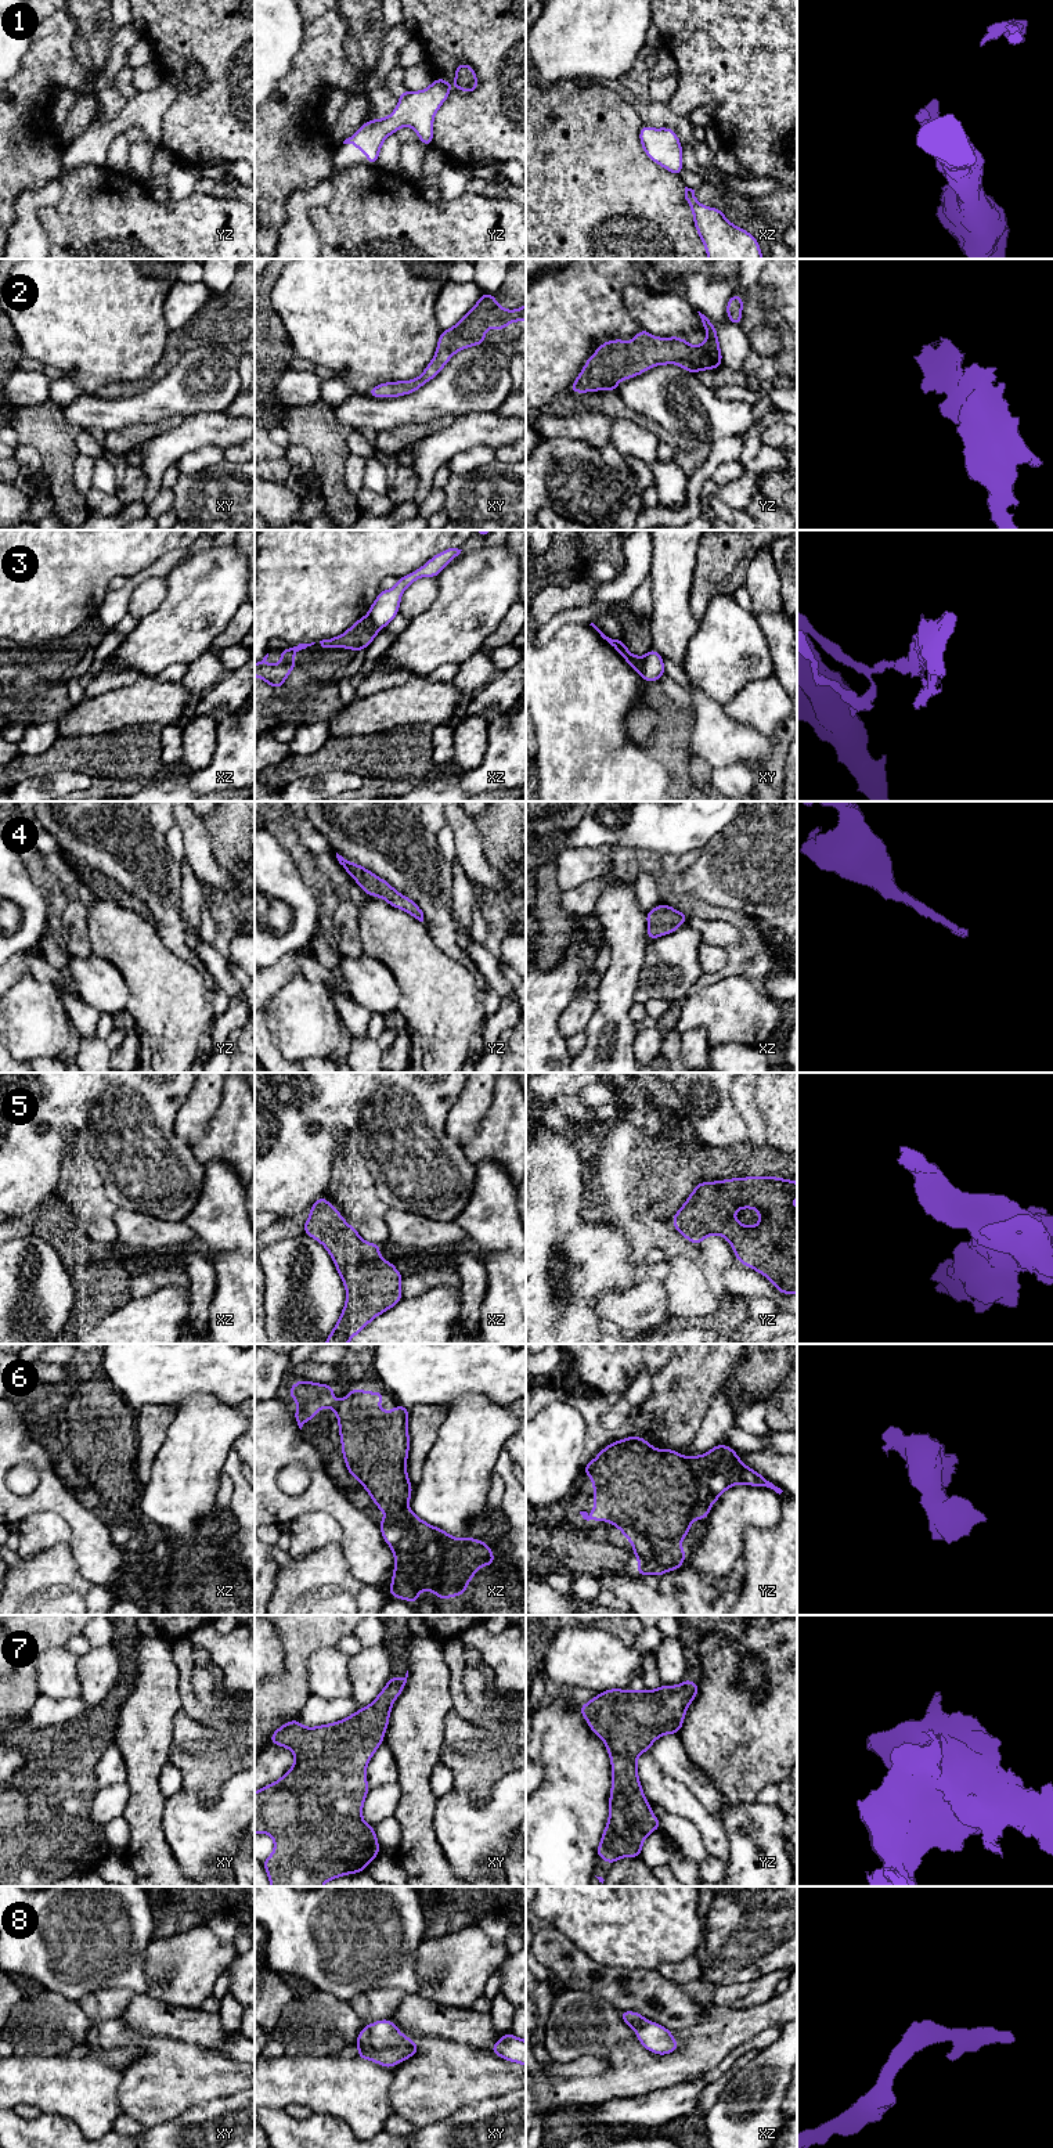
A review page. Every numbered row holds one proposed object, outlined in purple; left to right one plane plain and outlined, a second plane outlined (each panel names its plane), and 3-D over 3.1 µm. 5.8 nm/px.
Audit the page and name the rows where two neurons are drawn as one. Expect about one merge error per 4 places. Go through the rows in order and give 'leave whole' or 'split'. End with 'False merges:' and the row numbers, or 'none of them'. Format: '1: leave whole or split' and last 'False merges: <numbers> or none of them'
1: leave whole
2: leave whole
3: split
4: leave whole
5: leave whole
6: leave whole
7: leave whole
8: leave whole
False merges: 3

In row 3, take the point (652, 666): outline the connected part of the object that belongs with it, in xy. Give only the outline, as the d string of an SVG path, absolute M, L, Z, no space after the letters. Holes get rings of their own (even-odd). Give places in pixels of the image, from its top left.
M653 648L643 656L641 675L645 684L652 681L660 681L666 674L663 656Z

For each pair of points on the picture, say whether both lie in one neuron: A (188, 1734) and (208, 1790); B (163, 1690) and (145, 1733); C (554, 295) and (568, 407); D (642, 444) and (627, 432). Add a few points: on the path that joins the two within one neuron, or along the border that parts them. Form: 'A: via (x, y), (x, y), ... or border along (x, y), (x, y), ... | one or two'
A: via (197, 1748), (205, 1757), (205, 1776) | one
B: via (154, 1701), (145, 1722) | one
C: border along (569, 386), (540, 408) | two
D: via (638, 442), (631, 436) | one

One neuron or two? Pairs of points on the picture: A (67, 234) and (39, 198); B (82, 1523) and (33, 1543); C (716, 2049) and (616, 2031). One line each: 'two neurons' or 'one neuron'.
A: two neurons
B: two neurons
C: one neuron

